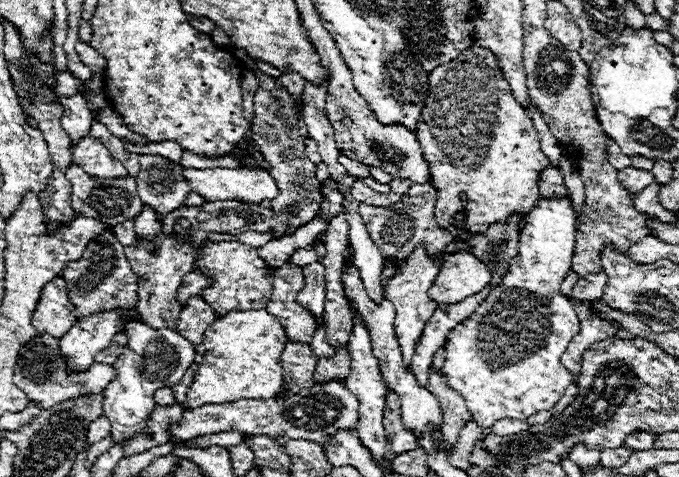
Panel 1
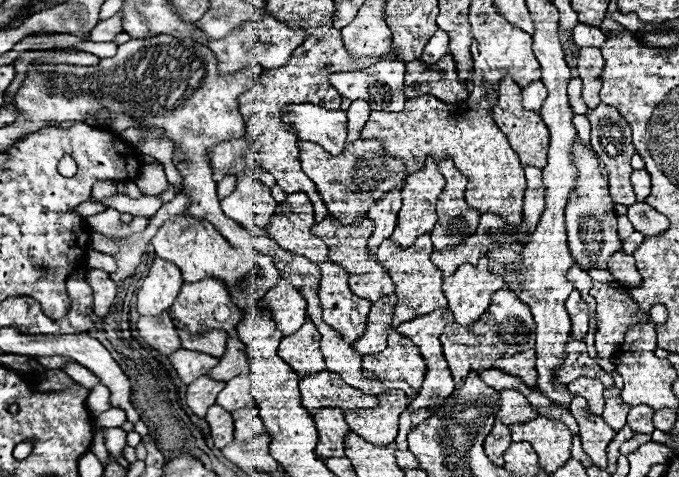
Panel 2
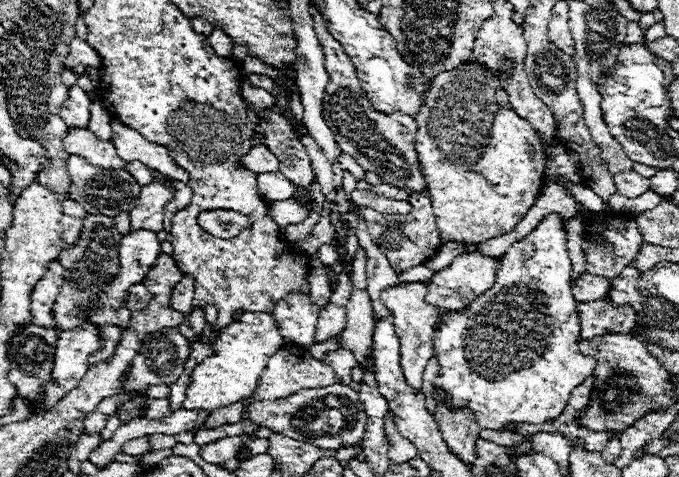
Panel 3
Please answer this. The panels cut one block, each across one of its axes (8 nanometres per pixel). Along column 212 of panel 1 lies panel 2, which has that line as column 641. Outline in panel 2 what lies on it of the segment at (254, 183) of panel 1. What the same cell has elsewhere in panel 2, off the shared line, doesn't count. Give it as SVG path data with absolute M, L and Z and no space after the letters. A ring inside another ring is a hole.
M644 168L642 170L634 170L632 172L632 186L634 186L636 198L642 202L650 192L650 174Z

